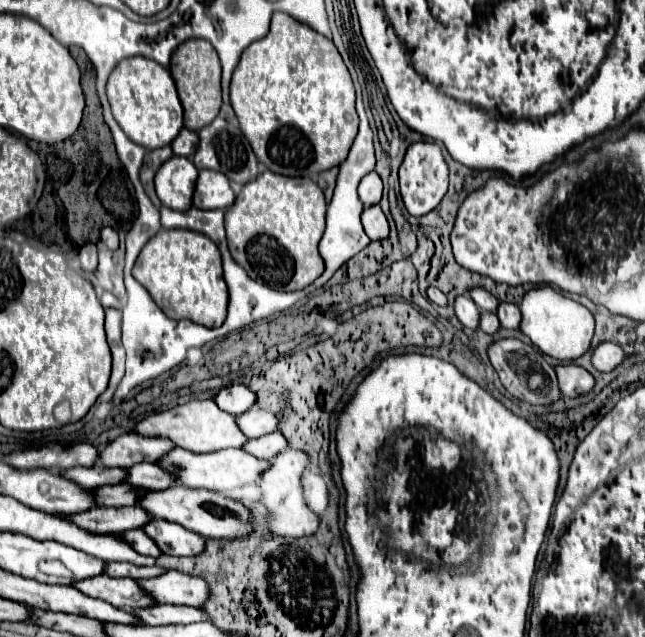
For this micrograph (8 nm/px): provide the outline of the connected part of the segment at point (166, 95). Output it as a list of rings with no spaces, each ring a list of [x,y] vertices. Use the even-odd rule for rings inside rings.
[[[143,56],[125,58],[113,68],[107,80],[107,98],[117,124],[143,148],[153,150],[171,144],[183,128],[183,108],[169,70]]]

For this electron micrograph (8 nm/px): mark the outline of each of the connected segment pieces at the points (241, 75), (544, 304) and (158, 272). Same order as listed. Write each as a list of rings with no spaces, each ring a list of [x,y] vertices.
[[[275,12],[267,36],[253,42],[241,54],[229,90],[241,132],[249,140],[257,160],[271,172],[283,176],[311,176],[339,166],[347,158],[359,124],[353,82],[335,44],[307,24],[297,22],[285,12]]]
[[[551,286],[531,288],[519,302],[521,310],[521,332],[543,352],[557,360],[573,360],[583,356],[591,348],[593,338],[593,314],[579,302],[555,292]]]
[[[161,228],[141,250],[133,278],[151,294],[155,304],[171,320],[191,320],[205,328],[217,328],[227,316],[227,286],[221,270],[219,248],[201,232]]]

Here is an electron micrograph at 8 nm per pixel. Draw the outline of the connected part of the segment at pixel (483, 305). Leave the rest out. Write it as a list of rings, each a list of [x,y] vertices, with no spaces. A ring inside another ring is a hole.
[[[481,286],[471,288],[471,290],[469,290],[469,296],[471,296],[473,302],[479,306],[481,312],[483,312],[483,310],[487,310],[487,312],[495,312],[495,306],[499,304],[499,300],[497,300],[493,294],[489,294],[485,288],[481,288]]]

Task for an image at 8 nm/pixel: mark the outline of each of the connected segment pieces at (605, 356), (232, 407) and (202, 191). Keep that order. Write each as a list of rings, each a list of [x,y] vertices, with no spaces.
[[[601,342],[591,354],[591,364],[593,364],[593,368],[597,368],[601,372],[611,372],[617,364],[621,364],[623,358],[625,358],[625,354],[617,344]]]
[[[225,386],[223,390],[217,392],[213,402],[223,412],[237,416],[237,414],[243,414],[255,402],[255,394],[251,390],[247,390],[245,386]]]
[[[213,170],[199,172],[195,194],[193,194],[193,206],[195,208],[227,208],[235,200],[235,194],[223,178],[223,174]]]

